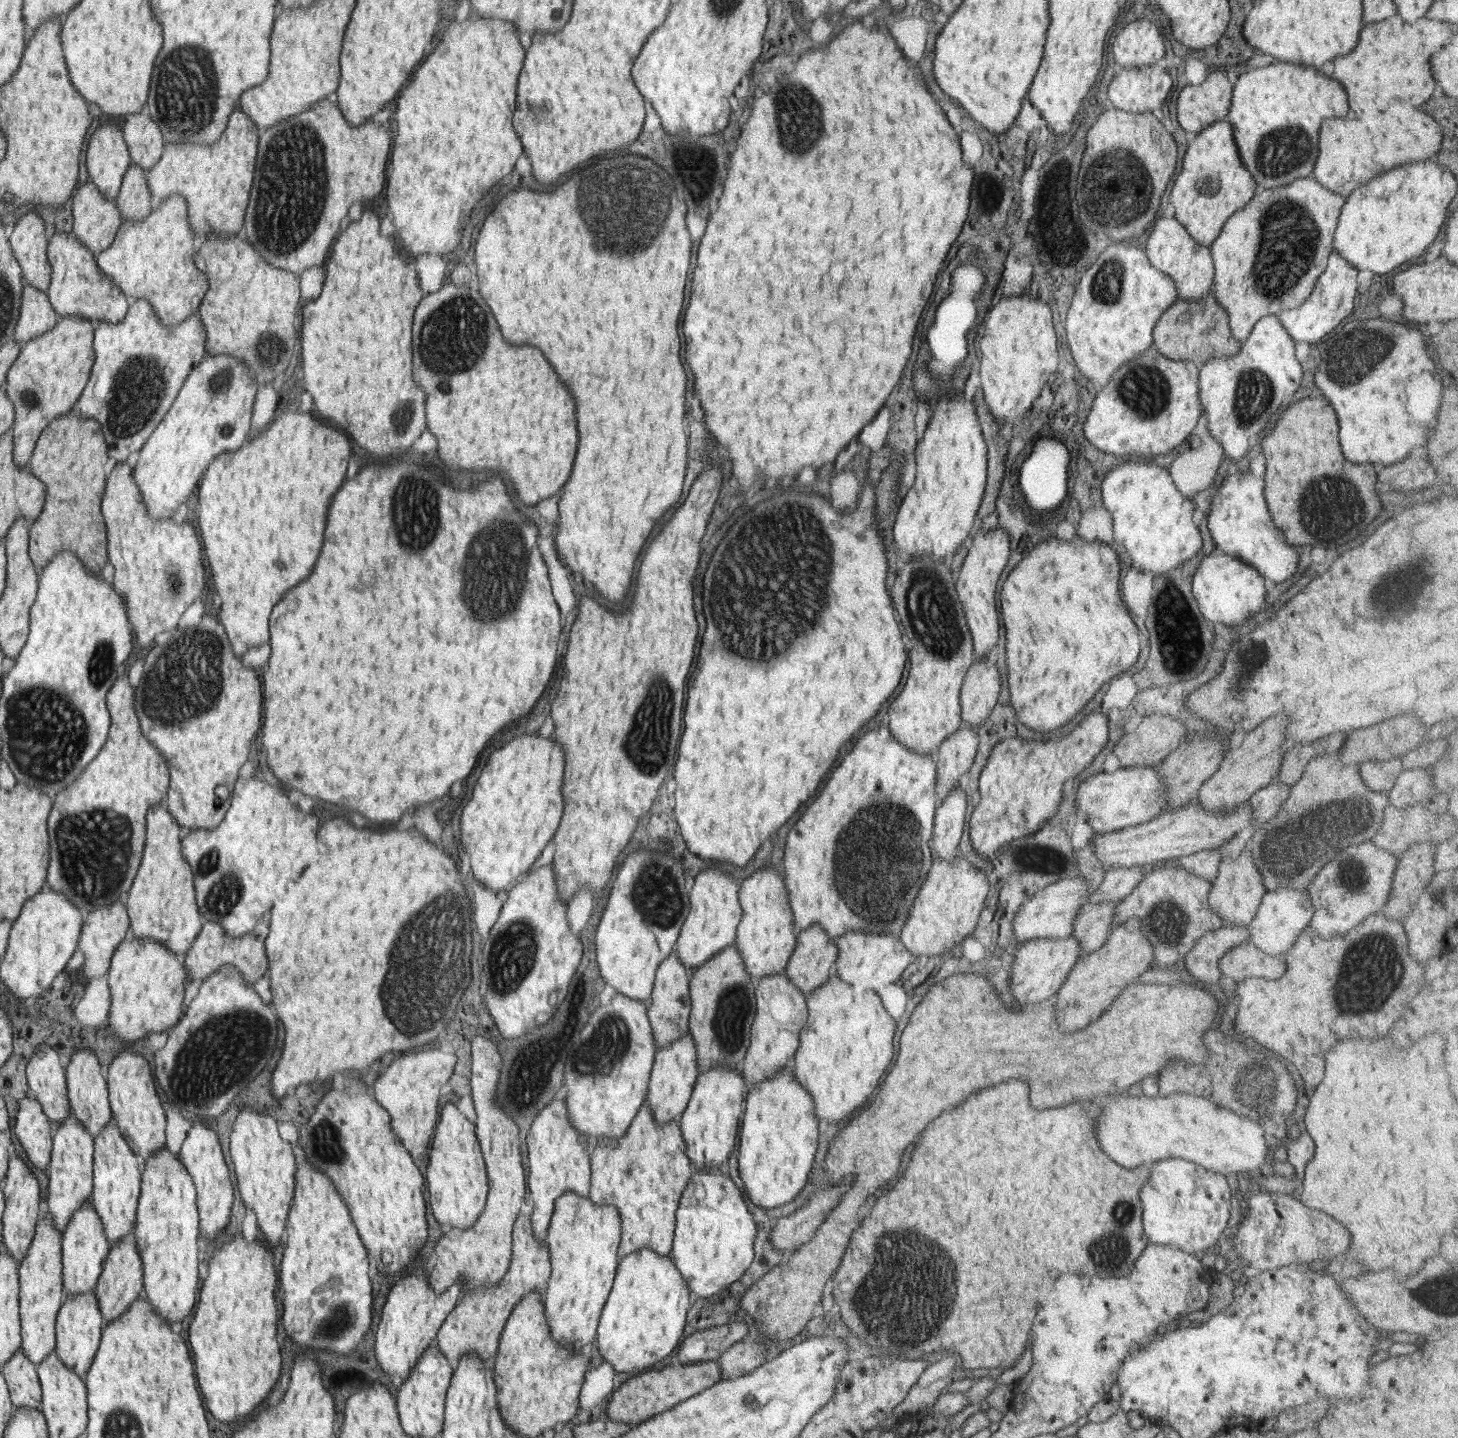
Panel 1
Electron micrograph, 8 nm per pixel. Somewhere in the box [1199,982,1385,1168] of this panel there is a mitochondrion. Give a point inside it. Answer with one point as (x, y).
(1245, 1093)

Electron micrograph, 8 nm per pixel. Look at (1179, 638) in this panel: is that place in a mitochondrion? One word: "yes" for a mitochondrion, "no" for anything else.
yes

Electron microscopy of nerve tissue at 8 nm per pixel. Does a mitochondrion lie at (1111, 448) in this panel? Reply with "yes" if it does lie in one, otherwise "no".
no

